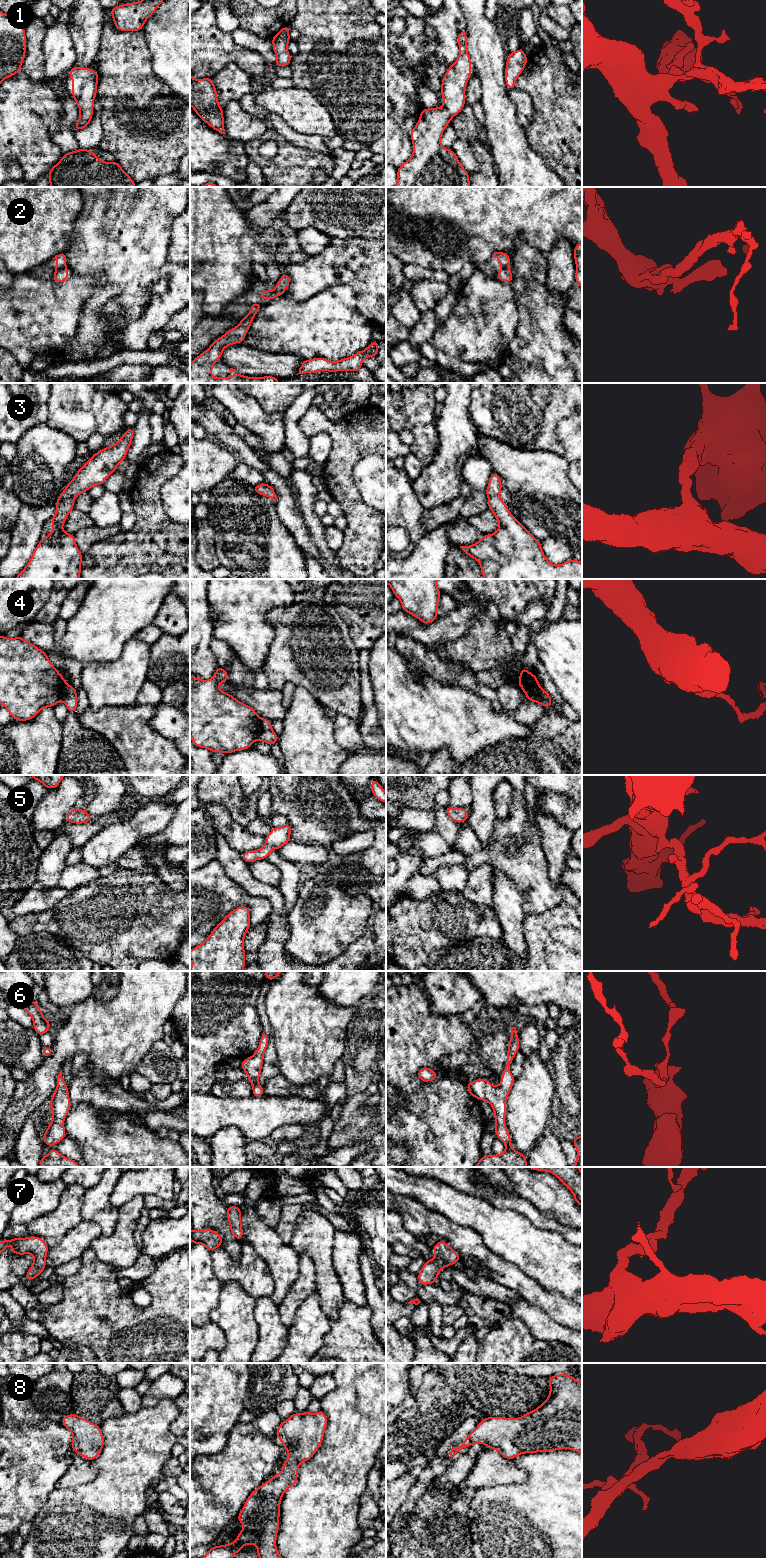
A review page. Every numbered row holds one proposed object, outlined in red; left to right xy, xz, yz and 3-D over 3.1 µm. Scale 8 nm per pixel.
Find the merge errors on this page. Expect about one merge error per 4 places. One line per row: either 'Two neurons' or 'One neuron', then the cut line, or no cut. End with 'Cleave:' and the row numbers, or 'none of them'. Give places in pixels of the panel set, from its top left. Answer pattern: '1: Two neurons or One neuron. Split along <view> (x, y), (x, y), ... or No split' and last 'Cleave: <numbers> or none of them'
1: One neuron. No split
2: One neuron. No split
3: One neuron. No split
4: Two neurons. Split along xz (261, 719), (261, 727), (256, 739)
5: One neuron. No split
6: One neuron. No split
7: One neuron. No split
8: One neuron. No split
Cleave: 4

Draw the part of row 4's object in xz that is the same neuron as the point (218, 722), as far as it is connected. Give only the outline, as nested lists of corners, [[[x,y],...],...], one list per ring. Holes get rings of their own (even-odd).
[[[219,666],[208,680],[190,675],[190,737],[196,747],[229,754],[250,748],[257,740],[261,718],[251,706],[221,691],[221,682],[229,682],[229,678],[226,669]]]

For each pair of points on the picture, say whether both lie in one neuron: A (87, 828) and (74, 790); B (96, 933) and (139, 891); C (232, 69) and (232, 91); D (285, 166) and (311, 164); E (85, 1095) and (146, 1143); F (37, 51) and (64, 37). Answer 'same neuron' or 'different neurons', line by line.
A: different neurons
B: same neuron
C: same neuron
D: same neuron
E: different neurons
F: different neurons

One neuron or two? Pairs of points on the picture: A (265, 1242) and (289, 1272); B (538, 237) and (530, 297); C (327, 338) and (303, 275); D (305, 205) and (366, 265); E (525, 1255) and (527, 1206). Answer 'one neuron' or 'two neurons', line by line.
A: one neuron
B: two neurons
C: two neurons
D: two neurons
E: two neurons

